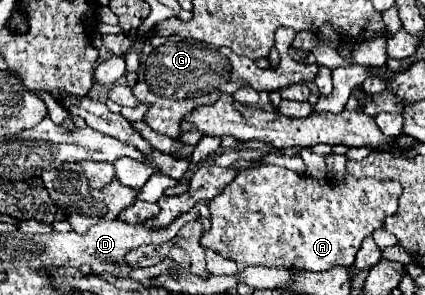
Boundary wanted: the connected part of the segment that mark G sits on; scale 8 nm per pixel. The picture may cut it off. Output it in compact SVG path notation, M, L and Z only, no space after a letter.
M280 27L276 31L276 50L280 52L280 66L276 70L260 70L252 60L244 56L236 56L230 48L210 48L200 44L198 40L164 40L150 36L144 42L140 54L138 82L132 86L132 94L140 104L148 104L148 112L144 122L154 130L172 140L180 138L180 124L186 114L196 110L198 106L208 106L216 102L220 94L234 94L242 86L252 86L254 90L280 90L284 86L312 82L318 74L316 64L298 64L292 60L290 48L296 36L291 28Z

